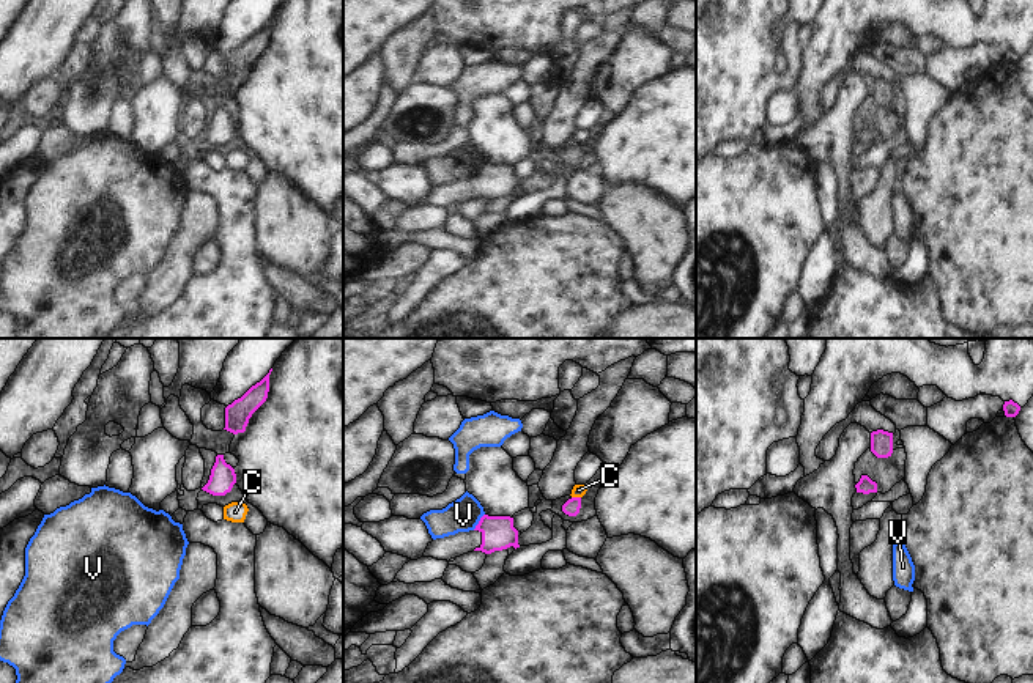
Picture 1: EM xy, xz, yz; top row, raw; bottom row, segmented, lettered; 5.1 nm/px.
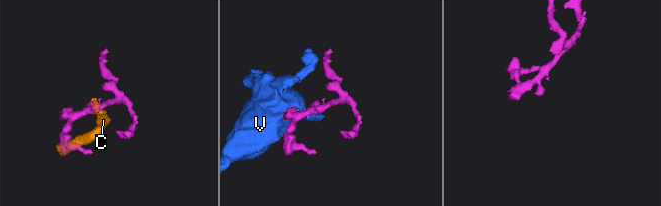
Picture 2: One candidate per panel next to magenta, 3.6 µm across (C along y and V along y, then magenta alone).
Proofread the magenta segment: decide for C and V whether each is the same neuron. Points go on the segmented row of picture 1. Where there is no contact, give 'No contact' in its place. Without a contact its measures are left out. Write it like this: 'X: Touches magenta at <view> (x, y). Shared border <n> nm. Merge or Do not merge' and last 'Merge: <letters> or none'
C: Touches magenta at xz (577, 498). Shared border 50 nm. Do not merge
V: Touches magenta at xz (479, 521). Shared border 110 nm. Do not merge
Merge: none

